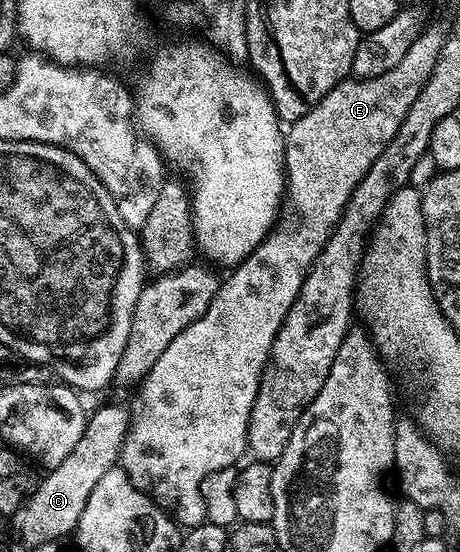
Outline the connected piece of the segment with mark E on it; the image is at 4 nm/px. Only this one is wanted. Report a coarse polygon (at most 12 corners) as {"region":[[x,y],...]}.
{"region":[[433,47],[285,129],[302,225],[241,261],[133,393],[120,466],[189,530],[271,344]]}

